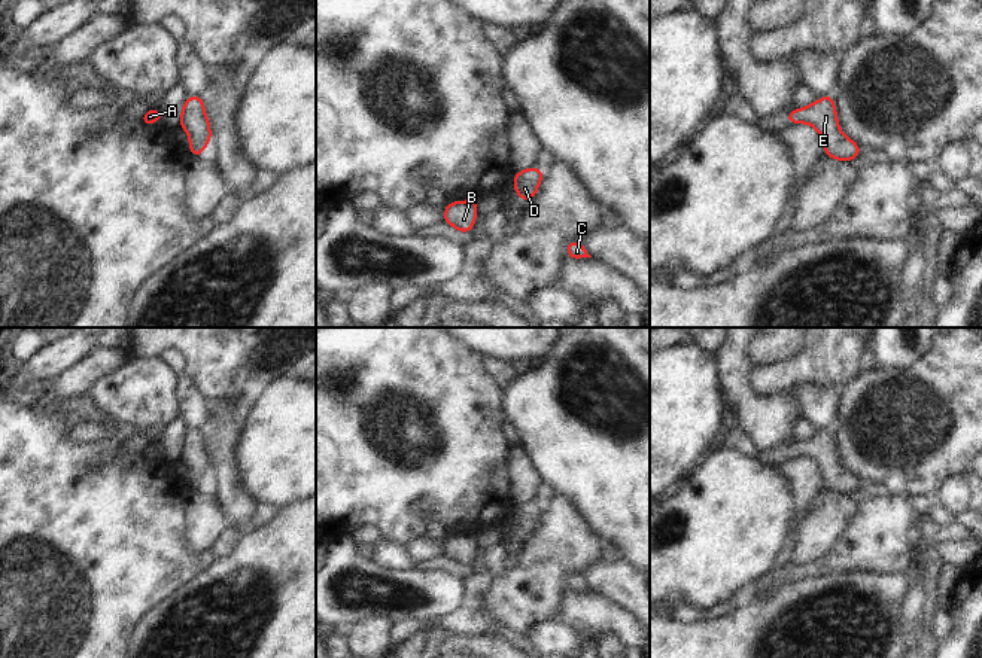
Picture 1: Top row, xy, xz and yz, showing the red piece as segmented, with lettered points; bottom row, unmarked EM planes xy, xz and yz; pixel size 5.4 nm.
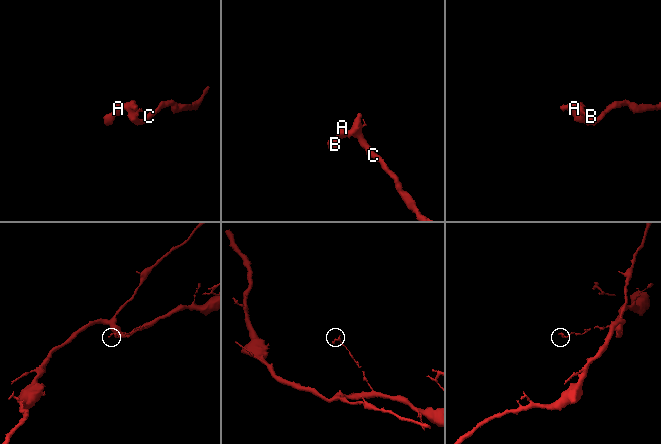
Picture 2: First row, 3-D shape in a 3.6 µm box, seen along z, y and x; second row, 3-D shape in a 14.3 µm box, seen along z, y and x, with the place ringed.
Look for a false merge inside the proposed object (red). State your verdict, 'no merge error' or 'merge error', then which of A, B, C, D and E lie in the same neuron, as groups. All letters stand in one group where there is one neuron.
no merge error | A B C D E

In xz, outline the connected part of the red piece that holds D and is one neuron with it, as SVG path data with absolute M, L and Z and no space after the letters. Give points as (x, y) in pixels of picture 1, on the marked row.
M530 167L514 174L514 192L522 201L533 199L539 183L542 182L542 173L545 168Z

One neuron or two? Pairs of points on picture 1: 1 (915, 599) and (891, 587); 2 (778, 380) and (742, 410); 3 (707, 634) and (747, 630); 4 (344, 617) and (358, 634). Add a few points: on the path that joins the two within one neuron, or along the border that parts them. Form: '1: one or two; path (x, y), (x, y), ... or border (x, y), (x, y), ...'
1: two; border (915, 560), (917, 581), (902, 608)
2: two; border (756, 369), (757, 392), (789, 390)
3: one; path (717, 634), (736, 634)
4: two; border (386, 615), (370, 615), (347, 627)

